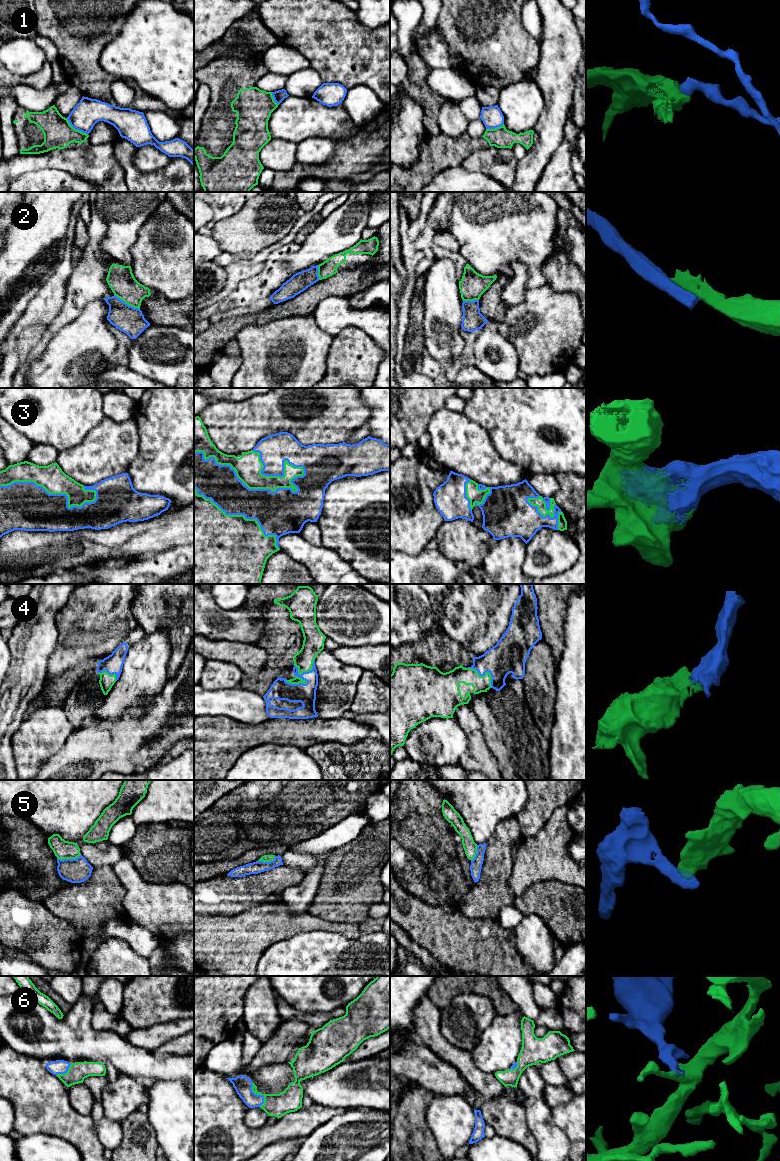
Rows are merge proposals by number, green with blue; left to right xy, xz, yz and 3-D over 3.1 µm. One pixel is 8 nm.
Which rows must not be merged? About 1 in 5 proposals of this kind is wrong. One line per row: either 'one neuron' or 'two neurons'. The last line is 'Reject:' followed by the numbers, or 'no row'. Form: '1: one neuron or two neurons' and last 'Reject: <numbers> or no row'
1: two neurons
2: two neurons
3: one neuron
4: one neuron
5: two neurons
6: one neuron
Reject: 1, 2, 5

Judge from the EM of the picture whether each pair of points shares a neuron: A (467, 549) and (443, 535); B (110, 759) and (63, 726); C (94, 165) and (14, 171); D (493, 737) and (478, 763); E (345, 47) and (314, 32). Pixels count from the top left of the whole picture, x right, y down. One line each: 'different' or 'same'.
A: same
B: different
C: same
D: different
E: same

